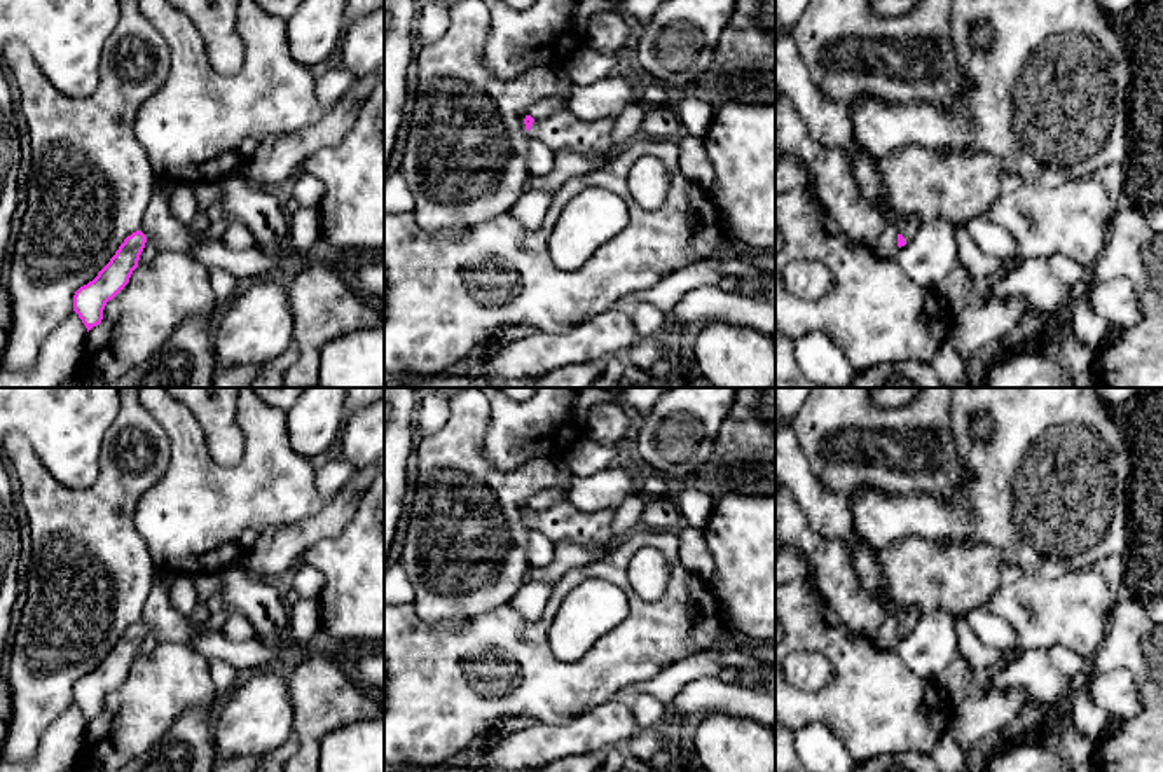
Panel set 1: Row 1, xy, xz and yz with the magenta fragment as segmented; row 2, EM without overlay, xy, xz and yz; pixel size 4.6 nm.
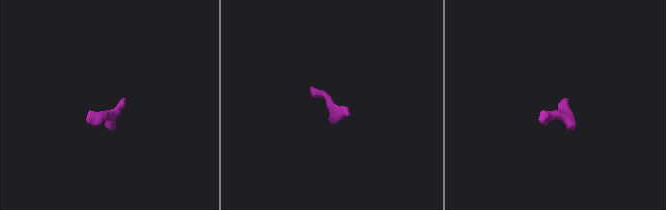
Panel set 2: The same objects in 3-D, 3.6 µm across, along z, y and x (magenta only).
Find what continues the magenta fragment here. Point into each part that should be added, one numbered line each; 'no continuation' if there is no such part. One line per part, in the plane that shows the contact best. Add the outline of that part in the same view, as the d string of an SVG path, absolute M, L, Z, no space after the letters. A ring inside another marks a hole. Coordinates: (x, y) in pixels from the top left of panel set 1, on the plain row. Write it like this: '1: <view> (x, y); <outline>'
1: xz (561, 523); M561 500L543 510L534 510L529 526L543 533L550 541L580 543L609 548L615 540L615 510L583 514L569 500Z

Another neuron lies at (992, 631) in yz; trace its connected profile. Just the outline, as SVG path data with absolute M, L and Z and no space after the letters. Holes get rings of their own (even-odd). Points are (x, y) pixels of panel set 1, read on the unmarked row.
M987 606L971 610L966 615L964 624L976 632L983 644L995 648L1004 655L1015 655L1020 648L1013 627L1006 620L990 613Z

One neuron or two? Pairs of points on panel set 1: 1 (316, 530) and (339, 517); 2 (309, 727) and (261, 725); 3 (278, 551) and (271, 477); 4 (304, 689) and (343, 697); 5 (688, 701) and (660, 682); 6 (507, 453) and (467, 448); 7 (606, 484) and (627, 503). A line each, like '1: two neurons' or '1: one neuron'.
1: one neuron
2: two neurons
3: two neurons
4: one neuron
5: two neurons
6: two neurons
7: two neurons

